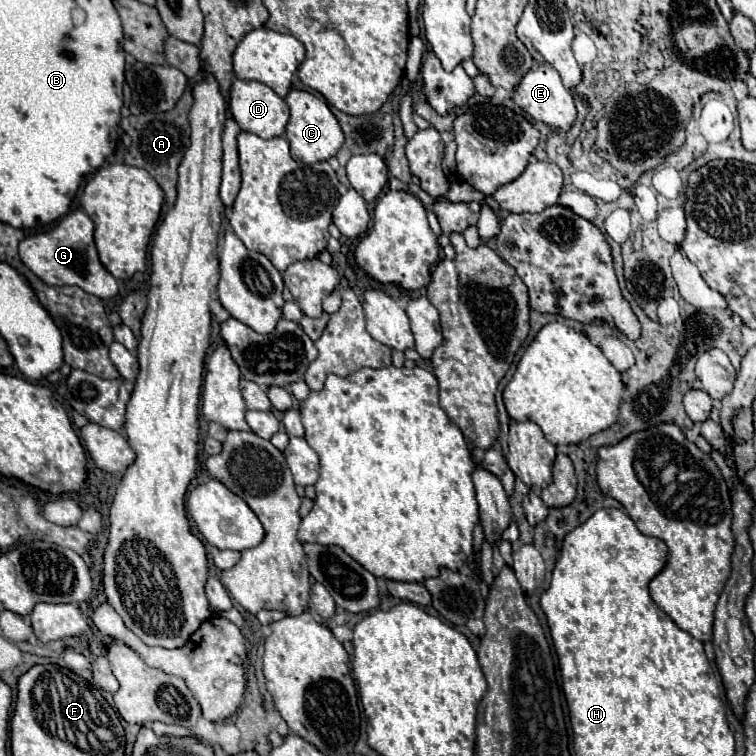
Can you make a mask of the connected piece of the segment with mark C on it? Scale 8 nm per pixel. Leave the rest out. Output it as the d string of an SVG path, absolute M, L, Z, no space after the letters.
M290 90L286 96L286 104L290 108L290 120L286 124L286 140L290 142L292 158L304 164L314 164L336 156L336 152L344 144L344 134L340 130L336 116L330 112L328 104L306 90Z

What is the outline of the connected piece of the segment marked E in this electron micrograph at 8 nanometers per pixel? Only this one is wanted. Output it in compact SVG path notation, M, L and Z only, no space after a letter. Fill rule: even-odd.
M538 62L532 66L532 70L520 80L516 90L512 90L512 100L520 108L524 108L534 120L540 120L552 128L568 130L576 120L576 108L574 108L574 98L570 90L564 88L560 74L546 62Z

